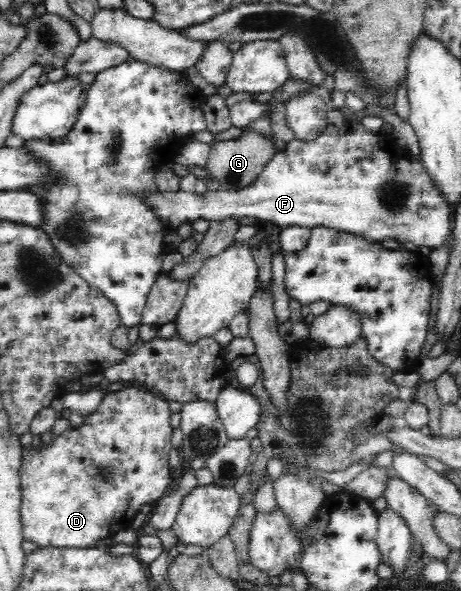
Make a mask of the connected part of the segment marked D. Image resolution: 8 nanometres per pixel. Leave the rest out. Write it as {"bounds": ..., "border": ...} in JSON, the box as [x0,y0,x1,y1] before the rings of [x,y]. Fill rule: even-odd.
{"bounds":[20,385,171,548],"border":[[[131,385],[116,392],[105,392],[103,400],[98,409],[88,417],[77,428],[69,427],[60,437],[53,437],[48,449],[23,449],[24,457],[20,466],[20,519],[22,524],[22,536],[24,541],[36,544],[37,548],[58,547],[58,548],[90,548],[100,544],[105,538],[114,536],[122,530],[131,527],[132,520],[140,512],[140,507],[145,503],[154,504],[169,489],[171,483],[170,465],[168,465],[168,453],[170,453],[170,426],[169,402],[162,396],[156,395],[154,391],[145,386]]]}

